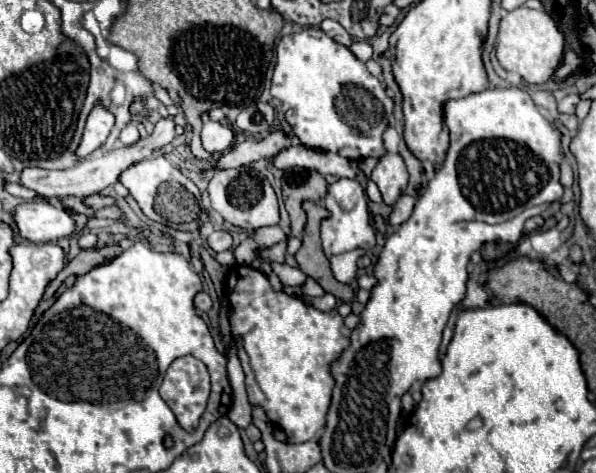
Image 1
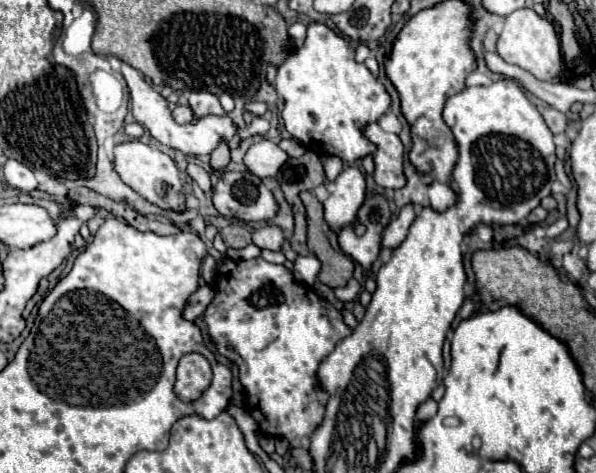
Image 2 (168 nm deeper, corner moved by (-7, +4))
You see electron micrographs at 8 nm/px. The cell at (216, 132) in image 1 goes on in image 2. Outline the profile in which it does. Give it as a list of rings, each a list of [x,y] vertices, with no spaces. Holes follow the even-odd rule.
[[[197,91],[197,93],[191,93],[189,95],[189,105],[194,113],[192,123],[195,124],[201,117],[207,117],[207,115],[227,115],[225,109],[221,107],[219,99],[211,93],[205,93],[205,91]]]

